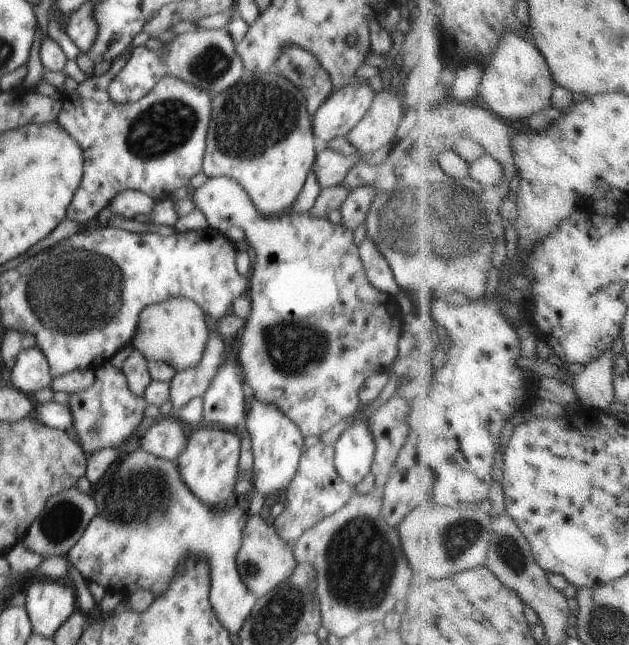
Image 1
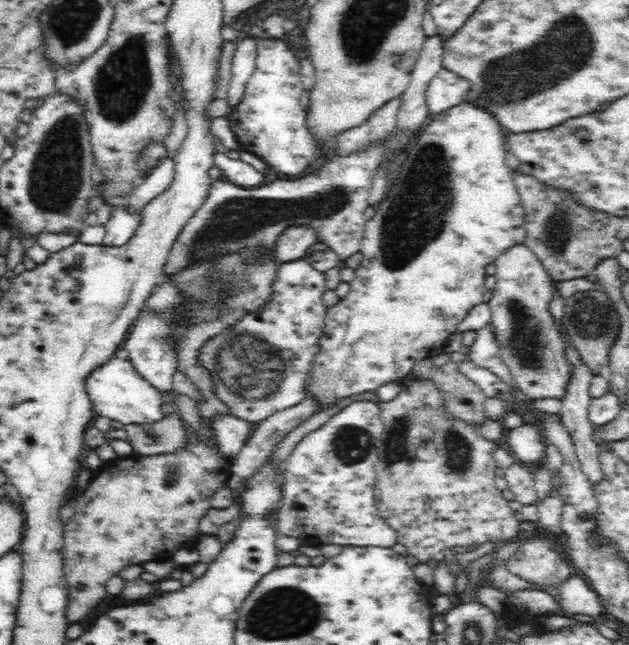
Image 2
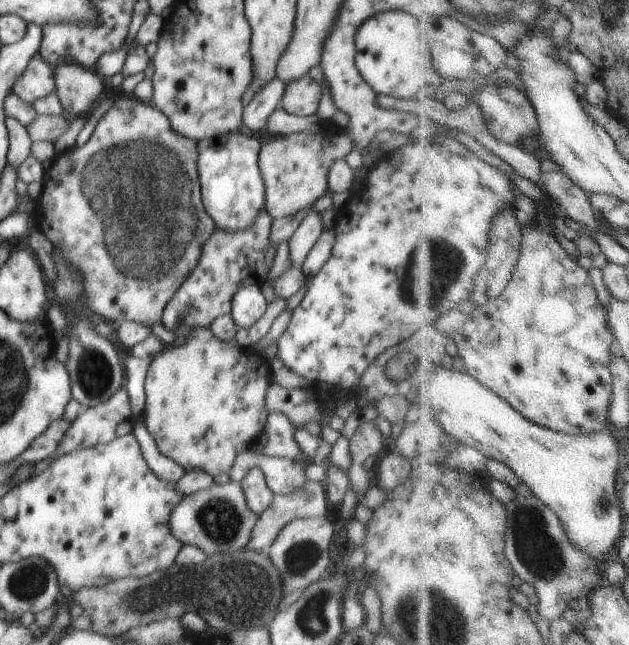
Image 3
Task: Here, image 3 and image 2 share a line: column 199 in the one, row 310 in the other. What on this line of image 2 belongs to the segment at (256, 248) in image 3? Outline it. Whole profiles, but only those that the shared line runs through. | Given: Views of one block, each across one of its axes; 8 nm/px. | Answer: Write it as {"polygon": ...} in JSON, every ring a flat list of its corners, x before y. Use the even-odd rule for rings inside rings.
{"polygon":[[305,259,278,263,270,300,200,348,198,361,210,371,215,394,230,407,230,414,259,423,307,398,307,374,327,313,321,297,326,290,324,273]]}

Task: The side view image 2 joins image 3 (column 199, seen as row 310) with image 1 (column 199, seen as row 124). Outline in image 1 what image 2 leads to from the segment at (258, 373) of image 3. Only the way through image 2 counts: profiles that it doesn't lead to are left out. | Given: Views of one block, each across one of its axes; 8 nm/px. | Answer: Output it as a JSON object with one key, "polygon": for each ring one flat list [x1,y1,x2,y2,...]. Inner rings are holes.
{"polygon":[[205,426,194,428,188,436,188,444,182,456,176,461,178,474,182,482,190,488,190,492,210,507,223,507,236,495,234,488,239,481,238,470,241,456,241,438,227,430,216,430]]}

